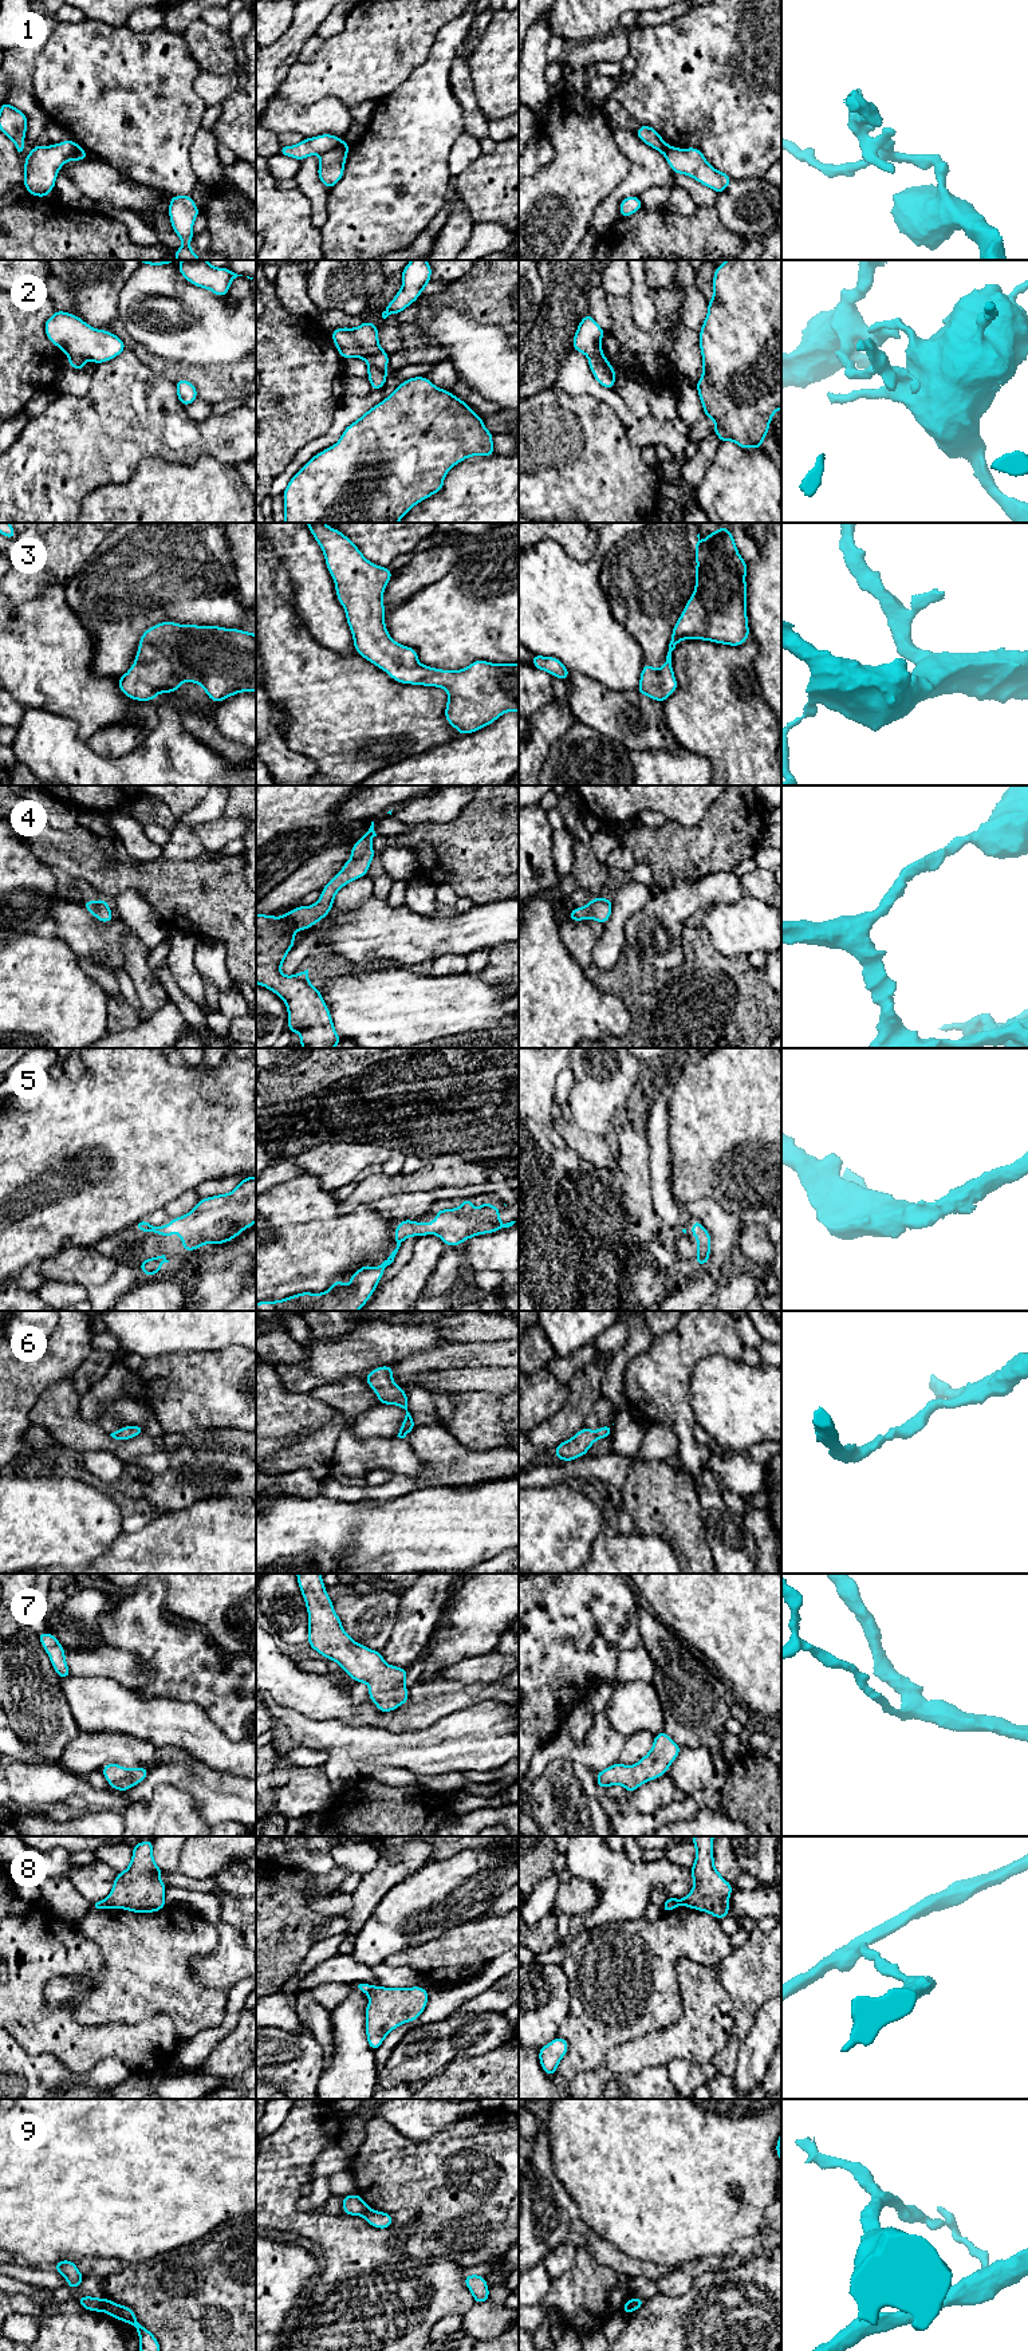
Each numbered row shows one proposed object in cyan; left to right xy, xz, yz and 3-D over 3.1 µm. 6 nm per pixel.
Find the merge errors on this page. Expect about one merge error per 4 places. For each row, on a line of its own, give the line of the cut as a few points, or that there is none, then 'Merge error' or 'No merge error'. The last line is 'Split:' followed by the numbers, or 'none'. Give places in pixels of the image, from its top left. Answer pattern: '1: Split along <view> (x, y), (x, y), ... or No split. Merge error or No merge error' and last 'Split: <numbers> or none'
1: Split along xz (343, 142), (320, 154). Merge error
2: Split along xz (337, 329), (343, 329), (367, 351), (379, 349). Merge error
3: No split. No merge error
4: No split. No merge error
5: No split. No merge error
6: No split. No merge error
7: No split. No merge error
8: Split along xy (105, 1899), (109, 1906). Merge error
9: Split along xy (102, 2299), (103, 2310). Merge error
Split: 1, 2, 8, 9

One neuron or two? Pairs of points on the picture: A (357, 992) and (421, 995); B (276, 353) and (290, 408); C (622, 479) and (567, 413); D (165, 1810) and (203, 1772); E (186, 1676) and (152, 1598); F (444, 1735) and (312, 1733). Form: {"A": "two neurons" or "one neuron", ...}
{"A": "one neuron", "B": "one neuron", "C": "one neuron", "D": "two neurons", "E": "one neuron", "F": "one neuron"}

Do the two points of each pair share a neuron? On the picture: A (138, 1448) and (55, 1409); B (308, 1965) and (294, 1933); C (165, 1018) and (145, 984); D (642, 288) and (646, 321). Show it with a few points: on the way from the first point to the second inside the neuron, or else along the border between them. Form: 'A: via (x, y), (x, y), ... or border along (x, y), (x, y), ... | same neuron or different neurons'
A: via (118, 1446), (93, 1437), (83, 1437), (75, 1429) | same neuron
B: border along (315, 1942), (284, 1981) | different neurons
C: border along (169, 999), (153, 1013) | different neurons
D: via (642, 296), (644, 312) | same neuron

